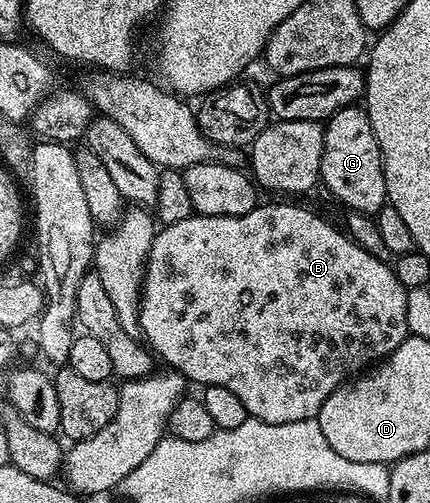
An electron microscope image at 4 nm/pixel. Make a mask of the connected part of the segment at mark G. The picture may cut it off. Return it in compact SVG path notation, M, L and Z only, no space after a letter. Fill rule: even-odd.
M353 105L338 109L326 120L324 144L322 145L320 179L328 191L340 203L345 203L349 212L374 217L386 206L386 177L380 146L374 137L370 117L363 106Z

